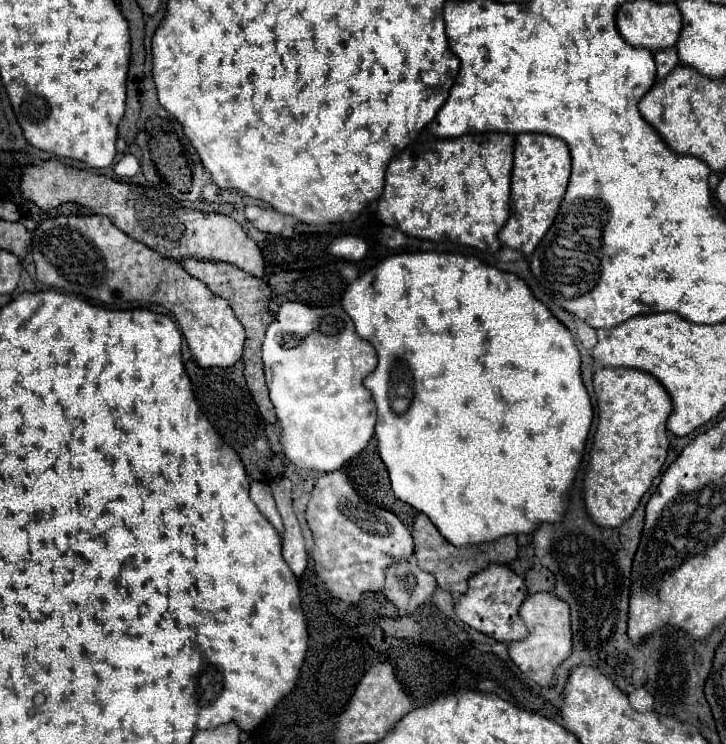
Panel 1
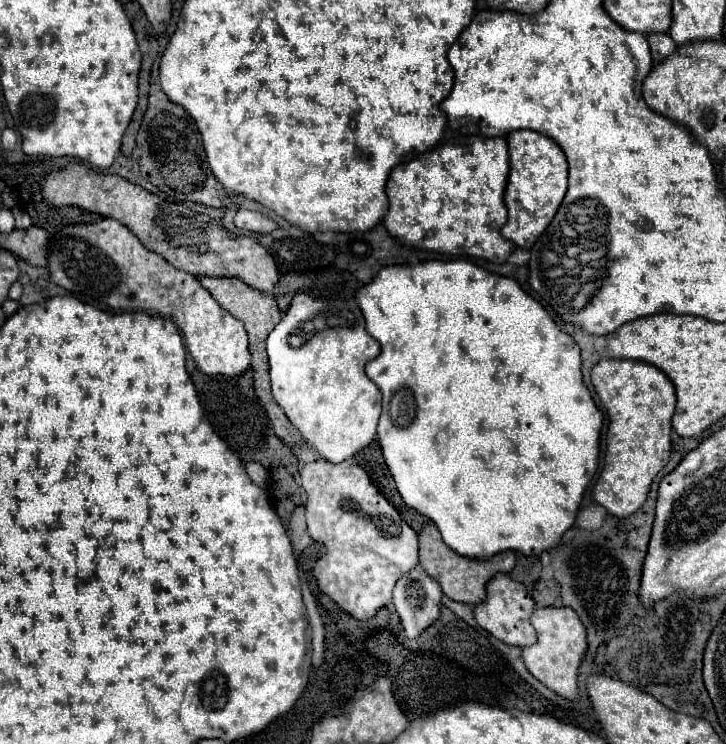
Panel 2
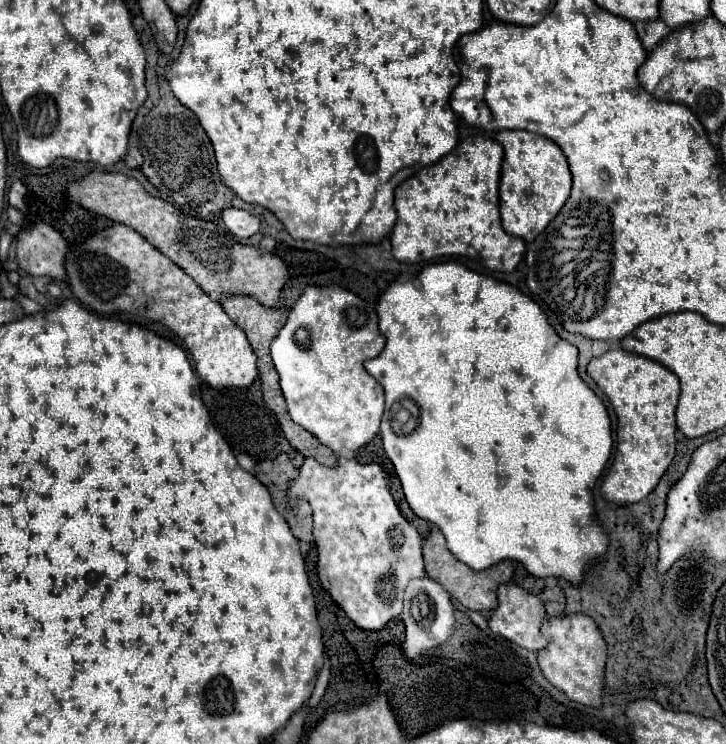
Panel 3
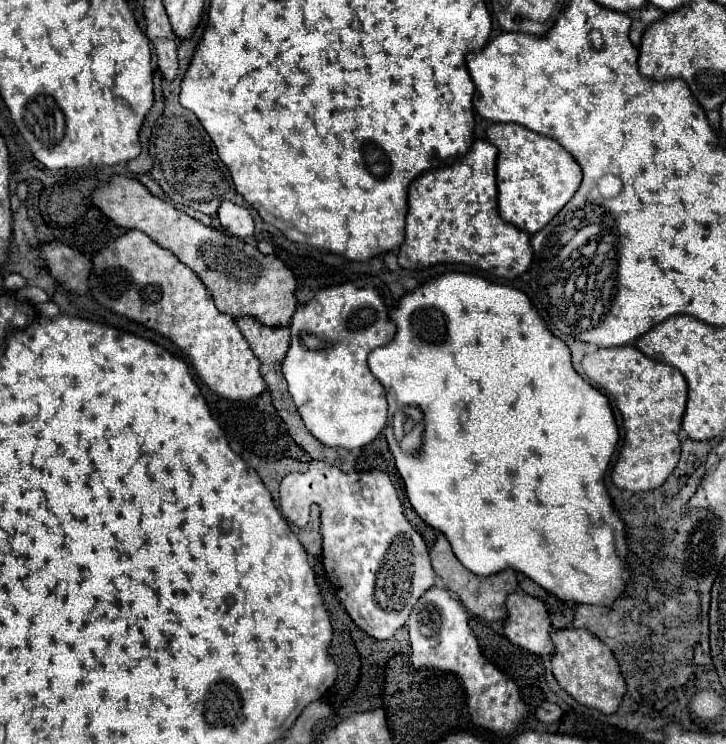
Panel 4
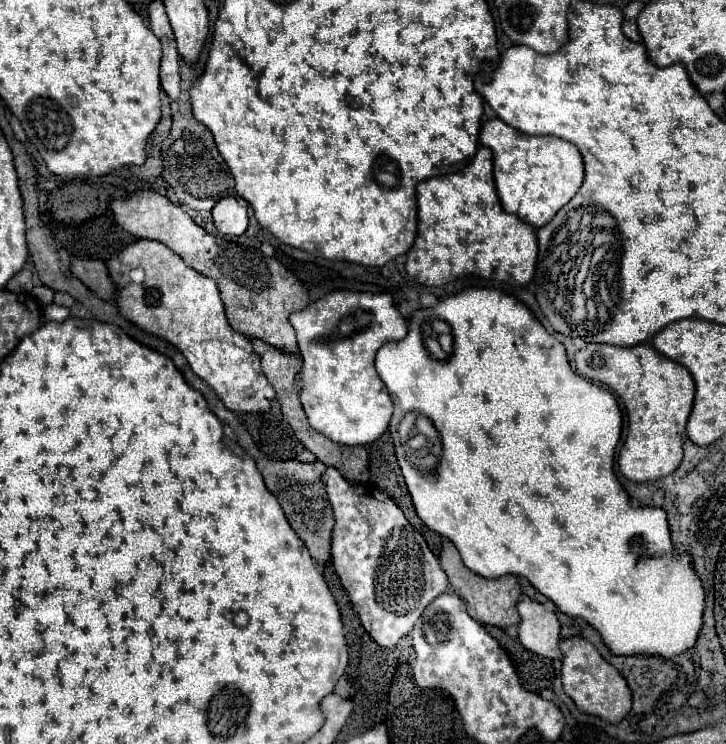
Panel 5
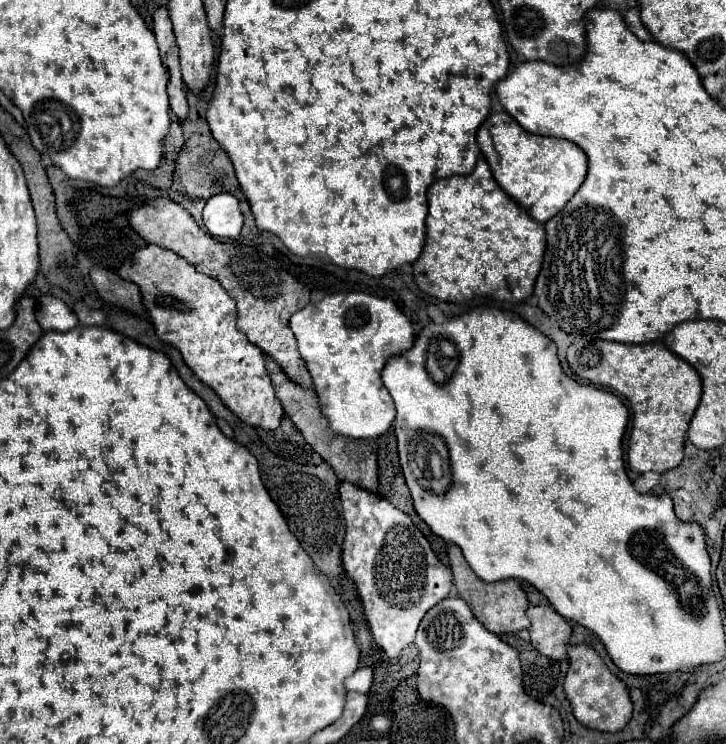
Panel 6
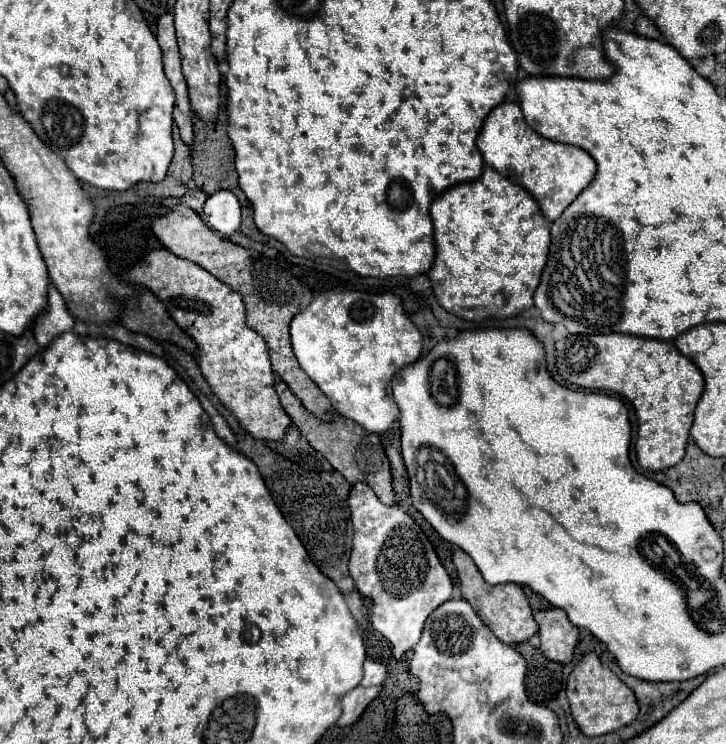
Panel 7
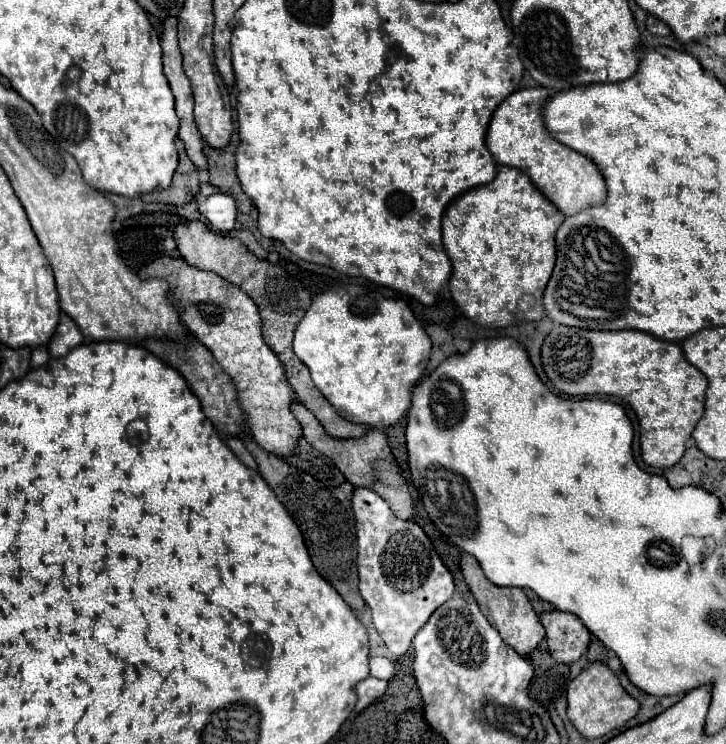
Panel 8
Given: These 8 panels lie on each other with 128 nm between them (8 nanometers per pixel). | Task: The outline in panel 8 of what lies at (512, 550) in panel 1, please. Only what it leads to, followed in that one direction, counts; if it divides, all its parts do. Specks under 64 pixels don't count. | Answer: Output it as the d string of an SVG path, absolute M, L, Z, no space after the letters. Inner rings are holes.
M462 554L462 558L460 558L460 568L462 568L464 580L468 582L472 594L474 594L478 606L480 606L480 610L488 616L488 622L500 632L500 636L502 636L504 640L508 640L508 644L510 644L520 656L530 656L532 650L536 650L538 644L544 640L546 632L544 632L544 626L542 626L540 620L538 620L538 614L536 614L534 608L530 606L530 602L528 602L524 590L520 590L520 588L500 588L500 586L492 584L492 582L484 576L484 572L482 572L478 560L476 560L474 556L470 556L470 554Z

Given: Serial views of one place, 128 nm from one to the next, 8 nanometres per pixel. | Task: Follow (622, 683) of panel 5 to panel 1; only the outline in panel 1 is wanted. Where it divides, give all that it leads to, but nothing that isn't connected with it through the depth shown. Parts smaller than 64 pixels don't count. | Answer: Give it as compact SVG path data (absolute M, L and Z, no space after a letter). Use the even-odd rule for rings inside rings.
M538 592L532 596L526 596L522 608L520 608L520 616L528 626L528 638L522 642L512 642L510 644L510 658L514 660L514 664L534 682L538 682L540 686L554 686L554 672L556 668L572 654L572 628L570 628L570 608L568 604L564 604L560 598L546 594L546 592Z

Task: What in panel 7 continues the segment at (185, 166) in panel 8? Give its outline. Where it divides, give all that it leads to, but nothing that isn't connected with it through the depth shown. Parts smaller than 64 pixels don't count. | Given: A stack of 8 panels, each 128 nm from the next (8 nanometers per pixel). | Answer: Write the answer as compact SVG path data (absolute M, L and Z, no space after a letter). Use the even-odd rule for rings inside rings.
M174 128L174 158L166 178L158 184L138 184L136 190L140 196L160 196L160 198L180 198L188 190L188 182L192 178L192 162L190 148L182 142L178 130Z

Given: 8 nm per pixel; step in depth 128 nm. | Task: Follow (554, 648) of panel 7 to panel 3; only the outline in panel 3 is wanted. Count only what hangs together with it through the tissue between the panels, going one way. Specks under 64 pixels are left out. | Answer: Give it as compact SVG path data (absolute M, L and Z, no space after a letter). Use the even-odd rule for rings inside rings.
M502 584L498 588L498 608L490 614L490 630L504 636L506 640L518 644L520 648L538 652L548 644L548 640L540 634L540 626L542 626L544 618L546 618L546 608L538 596L526 592L524 588L516 586L516 584Z

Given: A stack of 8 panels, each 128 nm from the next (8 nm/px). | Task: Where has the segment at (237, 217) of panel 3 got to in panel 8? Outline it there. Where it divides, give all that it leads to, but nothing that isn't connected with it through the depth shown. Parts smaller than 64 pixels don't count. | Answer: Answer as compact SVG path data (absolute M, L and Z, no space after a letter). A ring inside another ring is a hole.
M212 194L200 202L198 212L212 224L214 230L230 232L236 224L236 202L228 194Z

